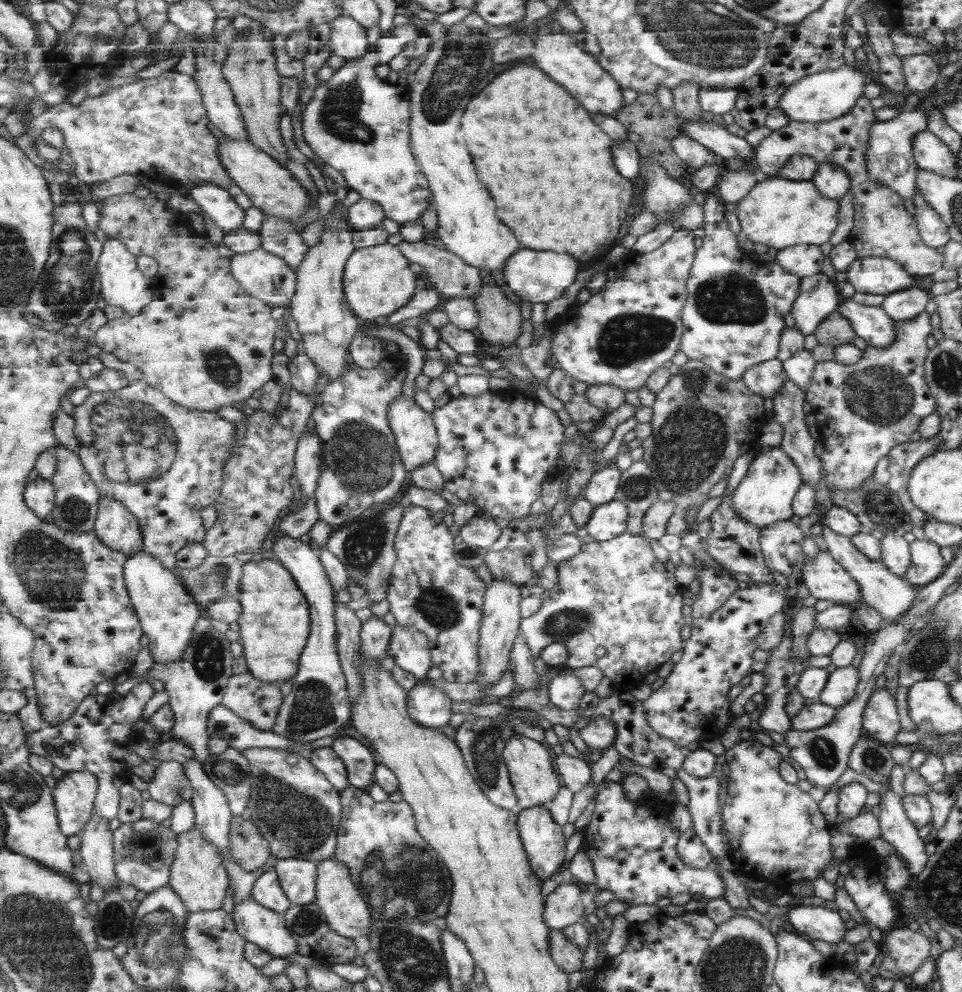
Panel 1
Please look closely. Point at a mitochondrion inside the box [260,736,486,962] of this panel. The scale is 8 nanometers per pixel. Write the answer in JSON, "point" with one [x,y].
{"point":[402,880]}

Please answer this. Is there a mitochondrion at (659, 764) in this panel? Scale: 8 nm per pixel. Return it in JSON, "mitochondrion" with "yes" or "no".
{"mitochondrion":"no"}

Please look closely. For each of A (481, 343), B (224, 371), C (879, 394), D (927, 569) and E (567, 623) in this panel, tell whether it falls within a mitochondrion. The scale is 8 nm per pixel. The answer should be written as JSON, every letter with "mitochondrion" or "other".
{"A":"other","B":"mitochondrion","C":"mitochondrion","D":"other","E":"mitochondrion"}

